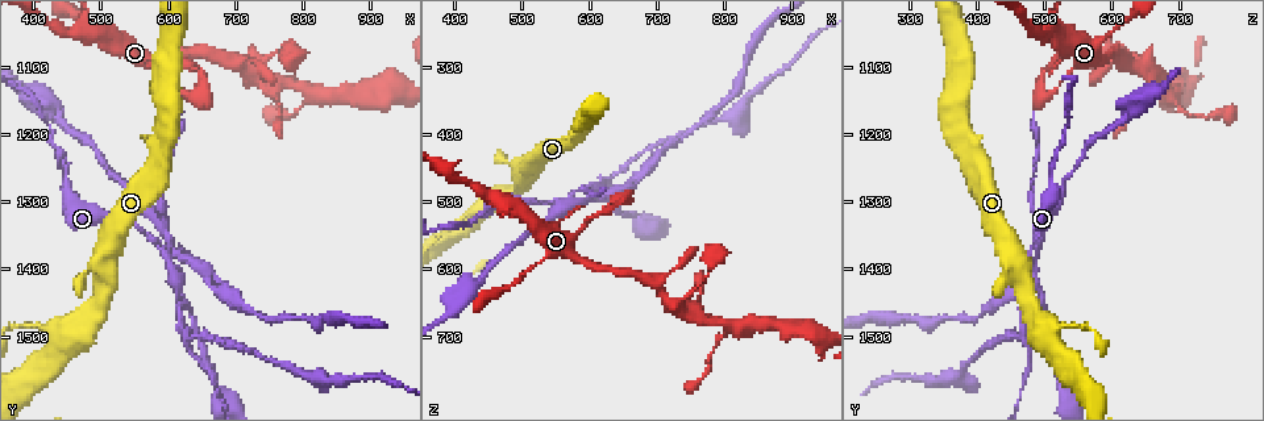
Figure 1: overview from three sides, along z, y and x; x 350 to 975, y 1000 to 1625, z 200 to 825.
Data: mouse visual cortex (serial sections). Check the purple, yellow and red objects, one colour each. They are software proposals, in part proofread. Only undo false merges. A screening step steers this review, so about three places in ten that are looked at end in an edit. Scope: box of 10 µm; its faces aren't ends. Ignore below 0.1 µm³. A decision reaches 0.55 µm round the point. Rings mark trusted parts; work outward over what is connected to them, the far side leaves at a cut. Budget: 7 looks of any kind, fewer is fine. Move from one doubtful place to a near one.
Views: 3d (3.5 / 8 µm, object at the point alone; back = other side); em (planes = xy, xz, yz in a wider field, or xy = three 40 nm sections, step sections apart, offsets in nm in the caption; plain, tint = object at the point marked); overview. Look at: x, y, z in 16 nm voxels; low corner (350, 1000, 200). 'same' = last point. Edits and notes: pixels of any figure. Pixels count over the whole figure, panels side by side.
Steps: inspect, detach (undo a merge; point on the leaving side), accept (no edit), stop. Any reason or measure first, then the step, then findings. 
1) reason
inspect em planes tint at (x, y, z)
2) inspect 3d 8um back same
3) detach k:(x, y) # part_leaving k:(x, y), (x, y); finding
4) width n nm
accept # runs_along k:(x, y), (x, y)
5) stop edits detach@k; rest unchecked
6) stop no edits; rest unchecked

four-way junction
inspect 3d 8um at (595, 1370, 480)

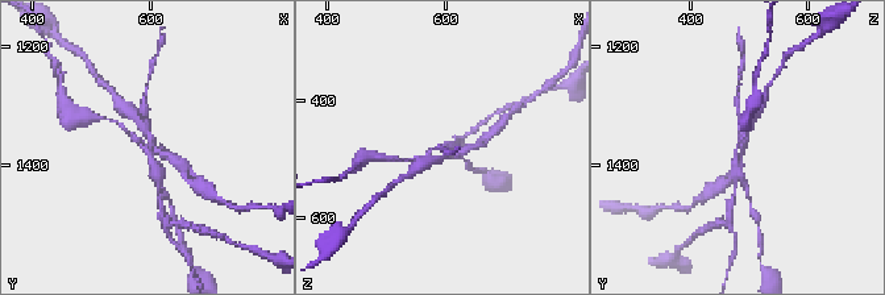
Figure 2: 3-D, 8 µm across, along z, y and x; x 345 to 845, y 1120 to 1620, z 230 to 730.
inspect em planes tint same

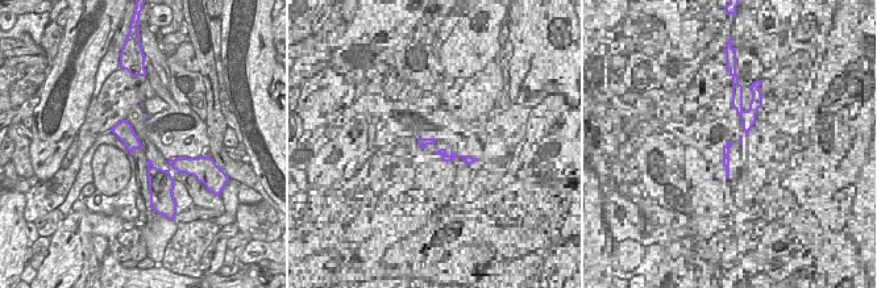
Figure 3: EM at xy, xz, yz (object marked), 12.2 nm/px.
width 220 nm
detach 2:(458, 150) # part_leaving 2:(144, 148), (161, 179), (160, 196); a second cell is stuck on

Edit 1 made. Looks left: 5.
a fork
inspect 3d 3.5um at (460, 1490, 500)

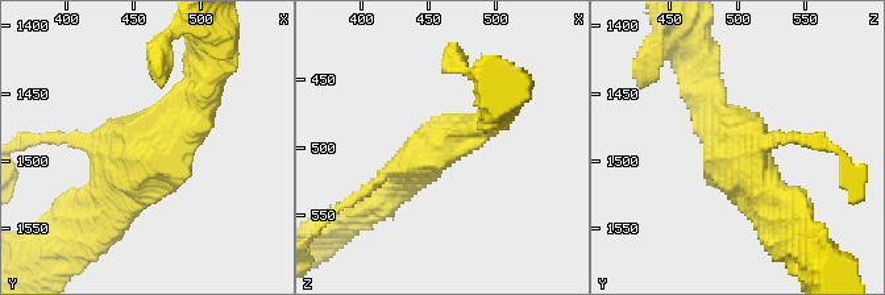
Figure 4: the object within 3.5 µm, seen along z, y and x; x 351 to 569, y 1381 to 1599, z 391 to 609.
shape alone is not enough
inspect em xy step 1 plain at (460, 1492, 498)

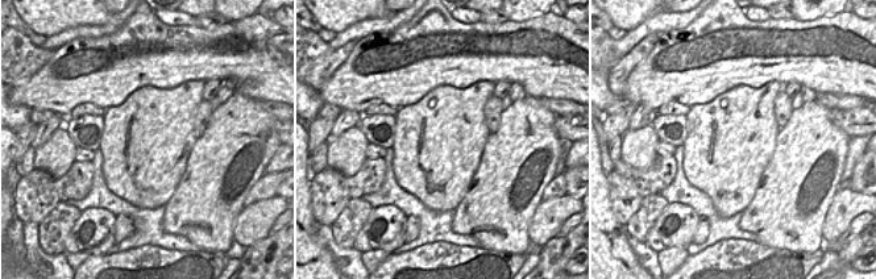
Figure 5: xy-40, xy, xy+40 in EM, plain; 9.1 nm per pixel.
inspect em xy step 1 tint same

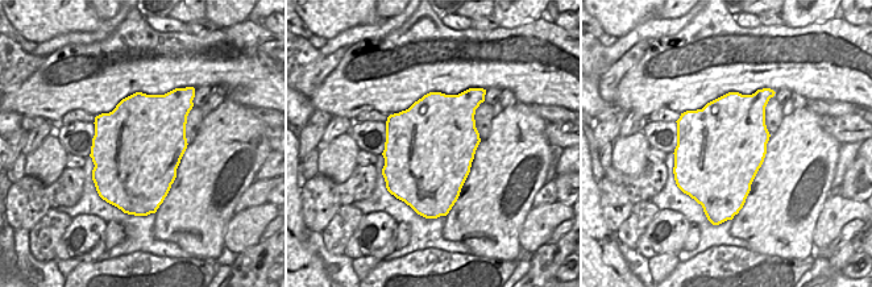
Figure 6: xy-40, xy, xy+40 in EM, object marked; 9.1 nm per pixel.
width 800 nm
accept # runs_along 4:(195, 103), (78, 216); continuous, no second cell

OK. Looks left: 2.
calibre changes
inspect 3d 3.5um at (605, 1125, 520)

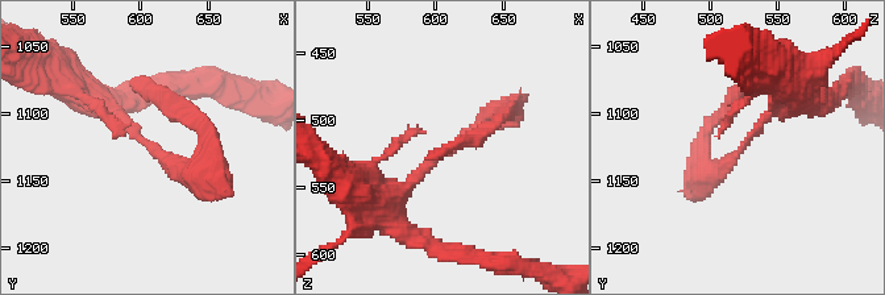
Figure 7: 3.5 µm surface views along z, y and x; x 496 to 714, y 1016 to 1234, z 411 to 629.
arm_widths 150, 250 nm
inspect em xy step 5 tint at (610, 1130, 524)

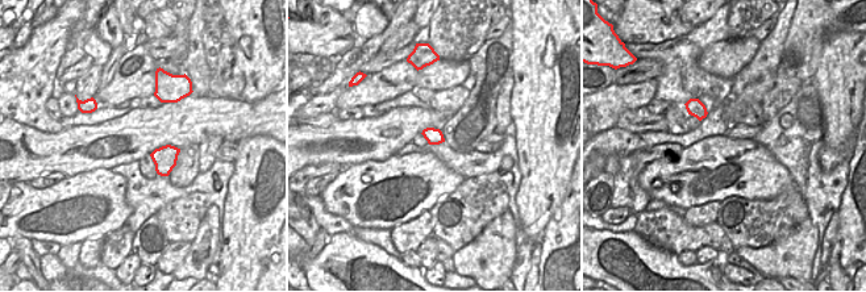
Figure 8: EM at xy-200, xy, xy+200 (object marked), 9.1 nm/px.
detach 7:(188, 120) # part_leaving 7:(157, 154), (210, 162), (190, 113); two cells meet here

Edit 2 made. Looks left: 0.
stop edits detach@2, detach@7; rest unchecked

